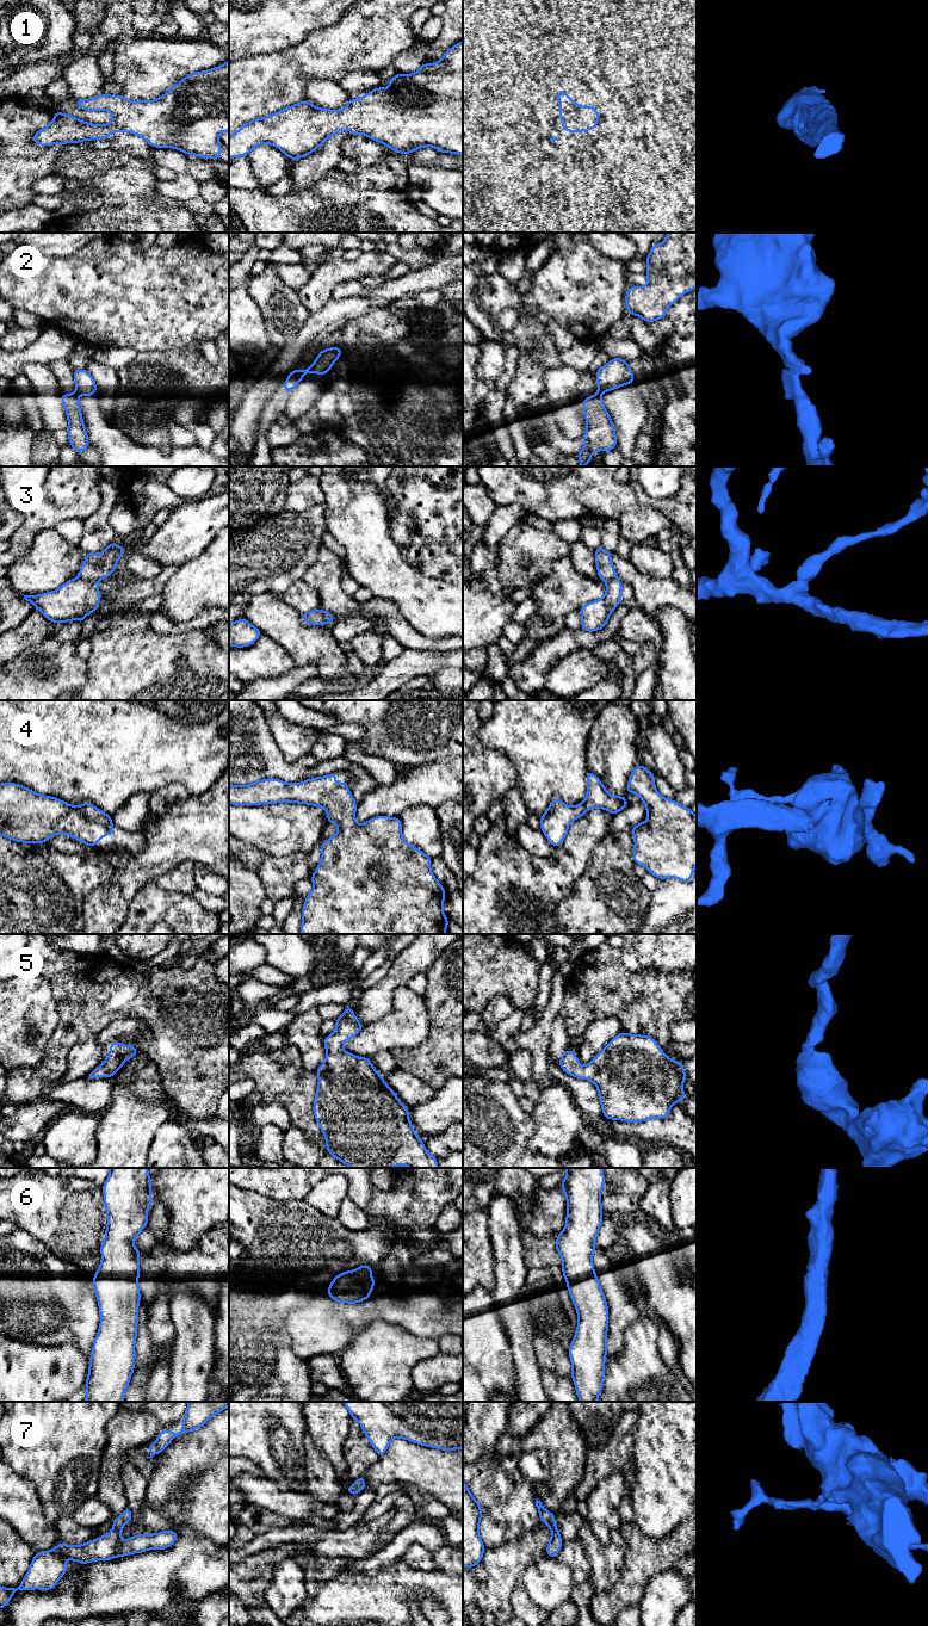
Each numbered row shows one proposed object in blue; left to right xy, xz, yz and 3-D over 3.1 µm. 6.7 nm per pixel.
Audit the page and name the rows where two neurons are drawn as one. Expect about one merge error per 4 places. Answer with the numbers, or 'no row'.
2, 3

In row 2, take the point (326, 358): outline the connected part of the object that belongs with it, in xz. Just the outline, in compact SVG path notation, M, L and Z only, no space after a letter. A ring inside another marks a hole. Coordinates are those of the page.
M338 346L320 350L317 358L309 367L309 372L316 375L328 375L330 367L341 357L342 350Z

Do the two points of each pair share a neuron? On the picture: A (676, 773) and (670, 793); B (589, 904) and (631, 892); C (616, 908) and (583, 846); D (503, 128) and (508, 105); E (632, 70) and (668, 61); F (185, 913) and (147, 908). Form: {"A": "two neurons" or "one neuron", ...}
{"A": "two neurons", "B": "one neuron", "C": "two neurons", "D": "one neuron", "E": "two neurons", "F": "one neuron"}

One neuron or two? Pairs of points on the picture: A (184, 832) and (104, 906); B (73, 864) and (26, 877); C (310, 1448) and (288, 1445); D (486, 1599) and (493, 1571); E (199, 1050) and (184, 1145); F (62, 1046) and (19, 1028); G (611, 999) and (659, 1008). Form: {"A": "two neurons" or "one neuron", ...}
{"A": "one neuron", "B": "one neuron", "C": "two neurons", "D": "one neuron", "E": "two neurons", "F": "two neurons", "G": "one neuron"}

